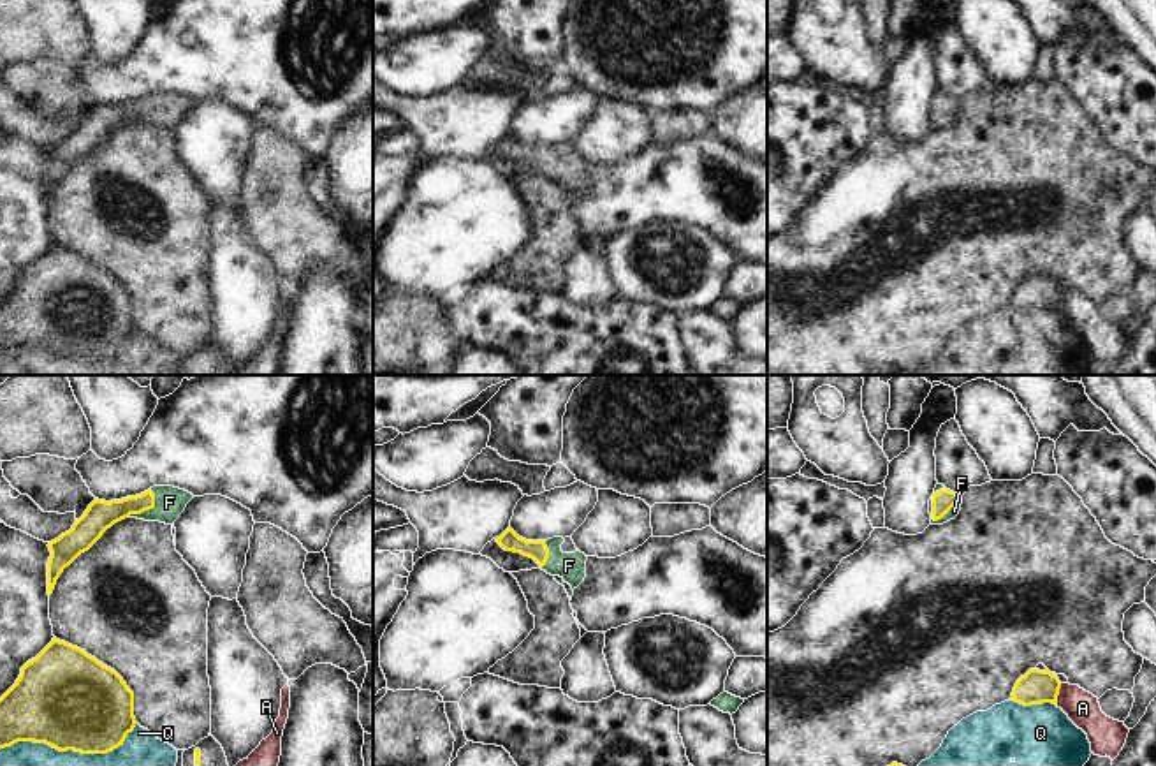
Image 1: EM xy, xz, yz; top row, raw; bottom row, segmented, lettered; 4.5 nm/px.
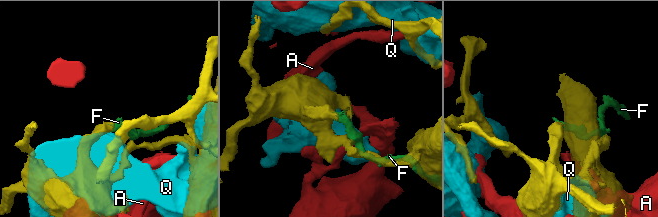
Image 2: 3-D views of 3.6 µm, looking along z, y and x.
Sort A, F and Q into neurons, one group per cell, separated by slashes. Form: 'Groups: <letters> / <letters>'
Groups: A / F / Q

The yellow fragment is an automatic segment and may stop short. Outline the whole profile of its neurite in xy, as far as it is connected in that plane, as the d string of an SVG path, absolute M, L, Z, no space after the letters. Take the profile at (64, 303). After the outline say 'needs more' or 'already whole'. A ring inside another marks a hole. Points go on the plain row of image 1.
M53 247L0 303L0 354L18 347L107 359L135 333L134 298L84 255Z | already whole

